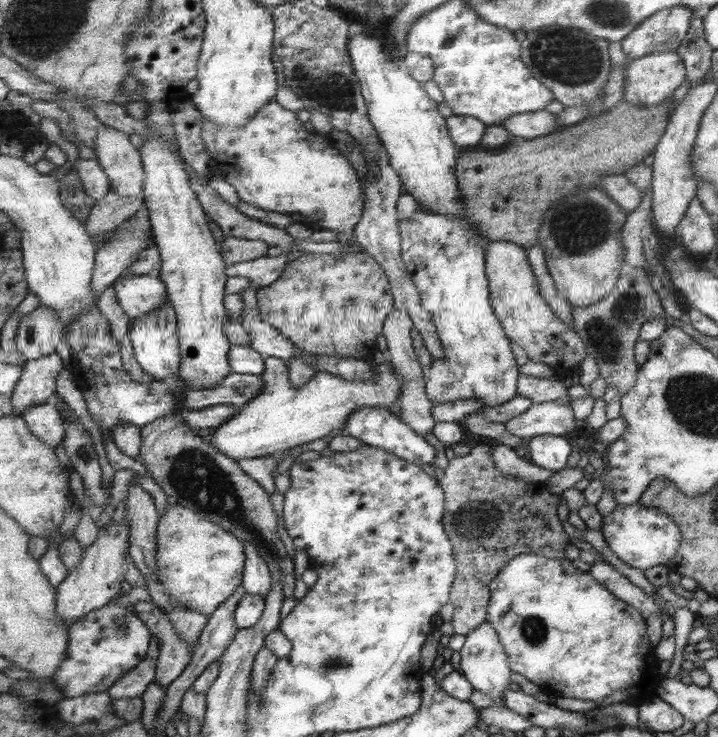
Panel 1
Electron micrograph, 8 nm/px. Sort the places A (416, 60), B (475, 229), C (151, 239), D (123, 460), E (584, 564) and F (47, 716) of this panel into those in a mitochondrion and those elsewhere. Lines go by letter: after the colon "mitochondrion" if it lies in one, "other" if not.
A: other
B: other
C: other
D: other
E: other
F: other

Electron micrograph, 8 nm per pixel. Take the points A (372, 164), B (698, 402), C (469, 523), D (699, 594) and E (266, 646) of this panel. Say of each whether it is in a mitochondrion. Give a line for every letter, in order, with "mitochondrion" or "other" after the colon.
A: mitochondrion
B: mitochondrion
C: mitochondrion
D: other
E: other

